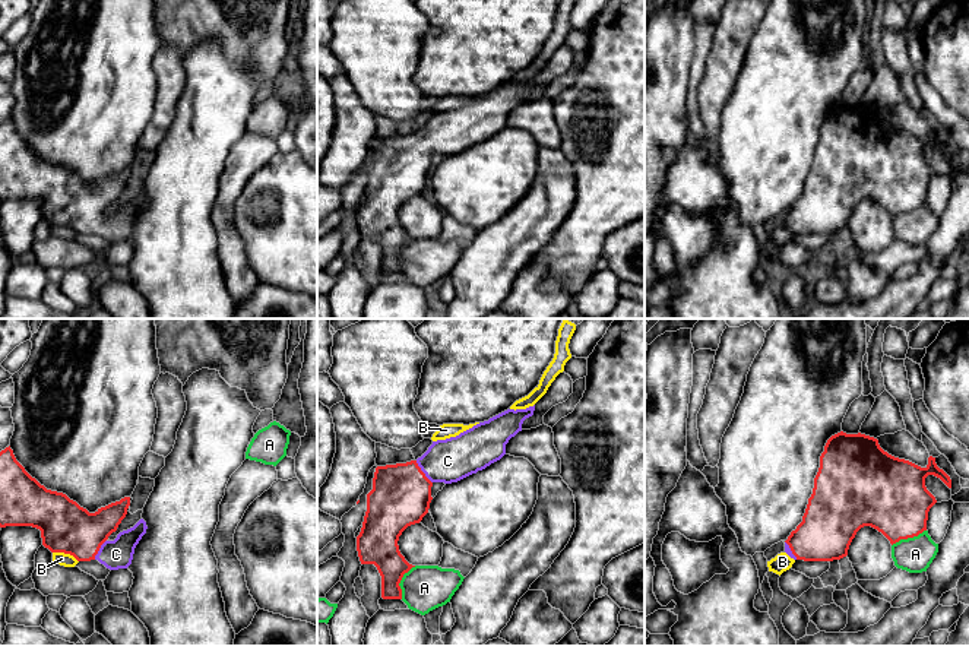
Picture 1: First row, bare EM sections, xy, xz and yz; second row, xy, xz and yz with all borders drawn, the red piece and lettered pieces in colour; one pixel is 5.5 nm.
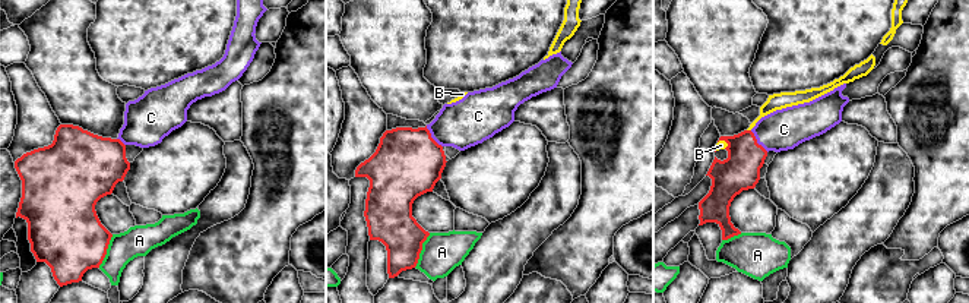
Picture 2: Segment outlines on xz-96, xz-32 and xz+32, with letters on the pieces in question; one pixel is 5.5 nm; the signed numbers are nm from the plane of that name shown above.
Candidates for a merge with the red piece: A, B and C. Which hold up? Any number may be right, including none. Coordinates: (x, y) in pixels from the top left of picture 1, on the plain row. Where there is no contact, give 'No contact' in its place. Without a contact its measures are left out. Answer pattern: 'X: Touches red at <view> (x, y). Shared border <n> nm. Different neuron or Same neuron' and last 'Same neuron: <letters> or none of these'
A: Touches red at xz (401, 252). Shared border 200 nm. Different neuron
B: Touches red at xy (66, 225). Shared border 160 nm. Different neuron
C: Touches red at xz (423, 145). Shared border 160 nm. Same neuron
Same neuron: C

